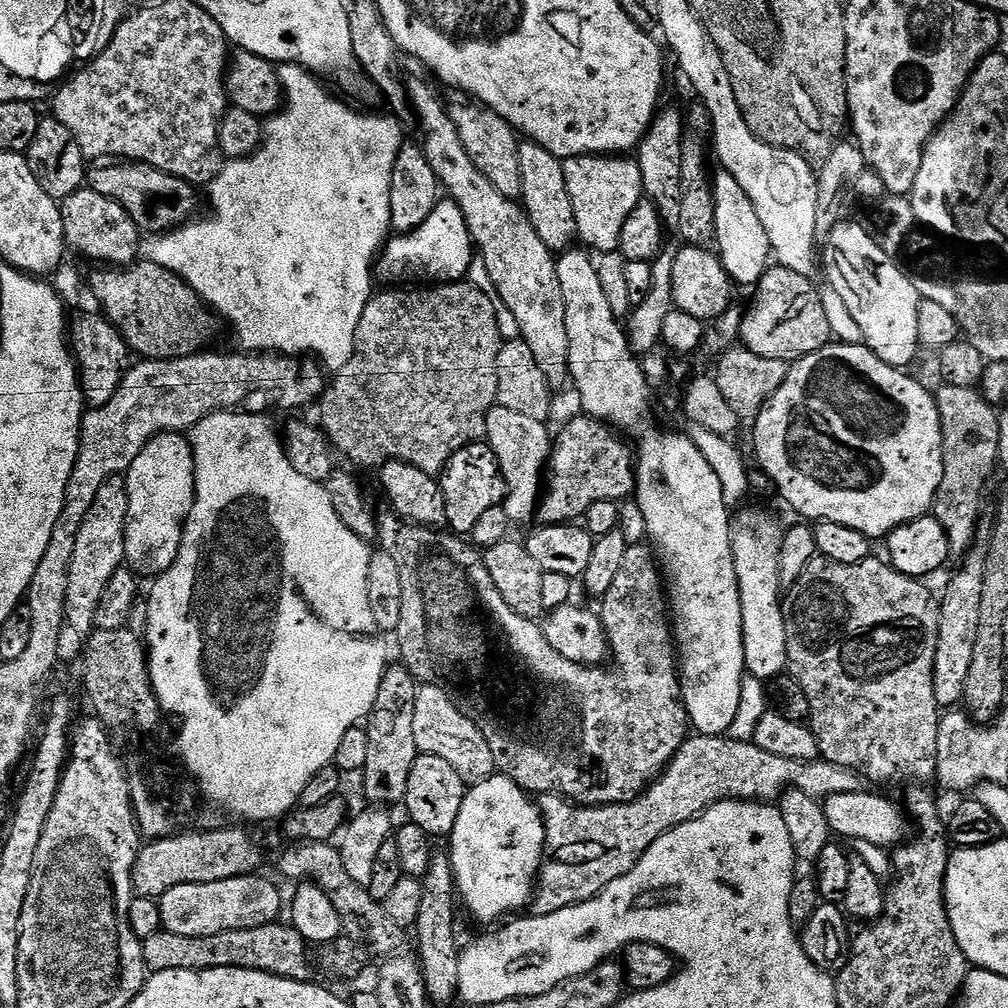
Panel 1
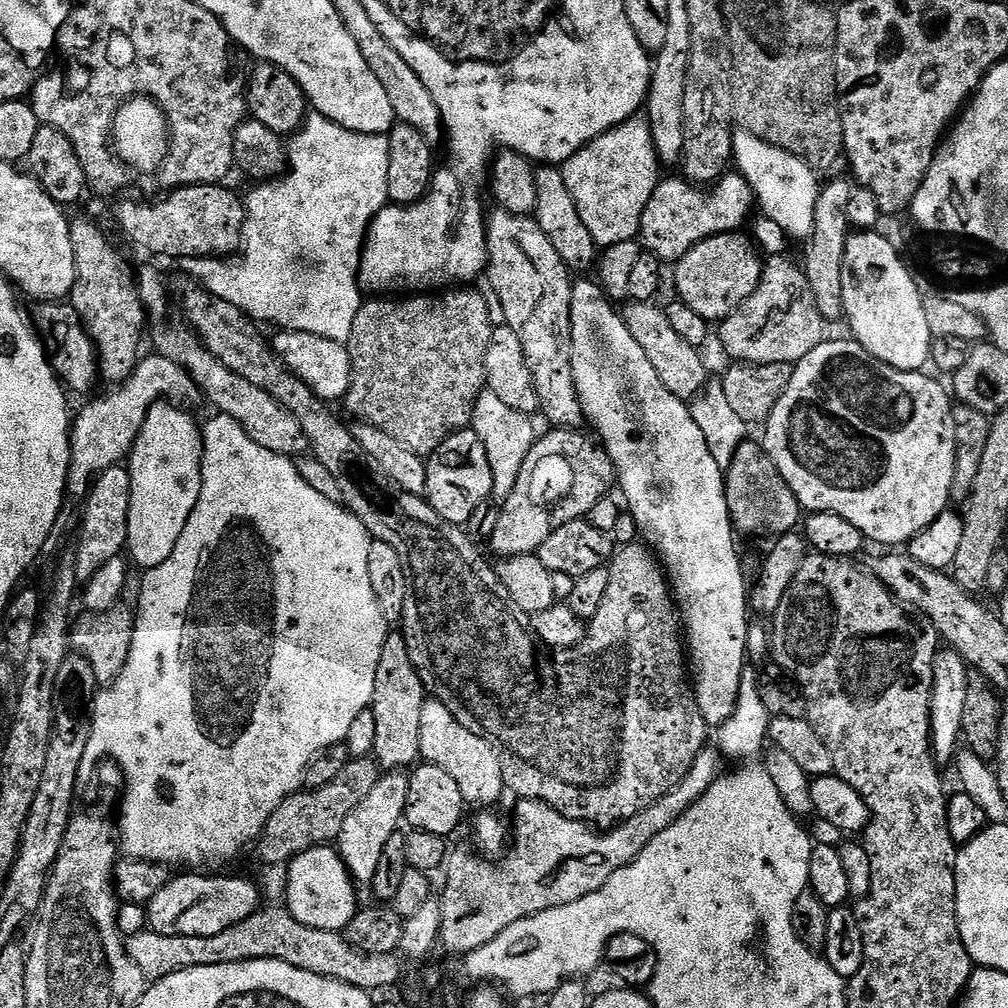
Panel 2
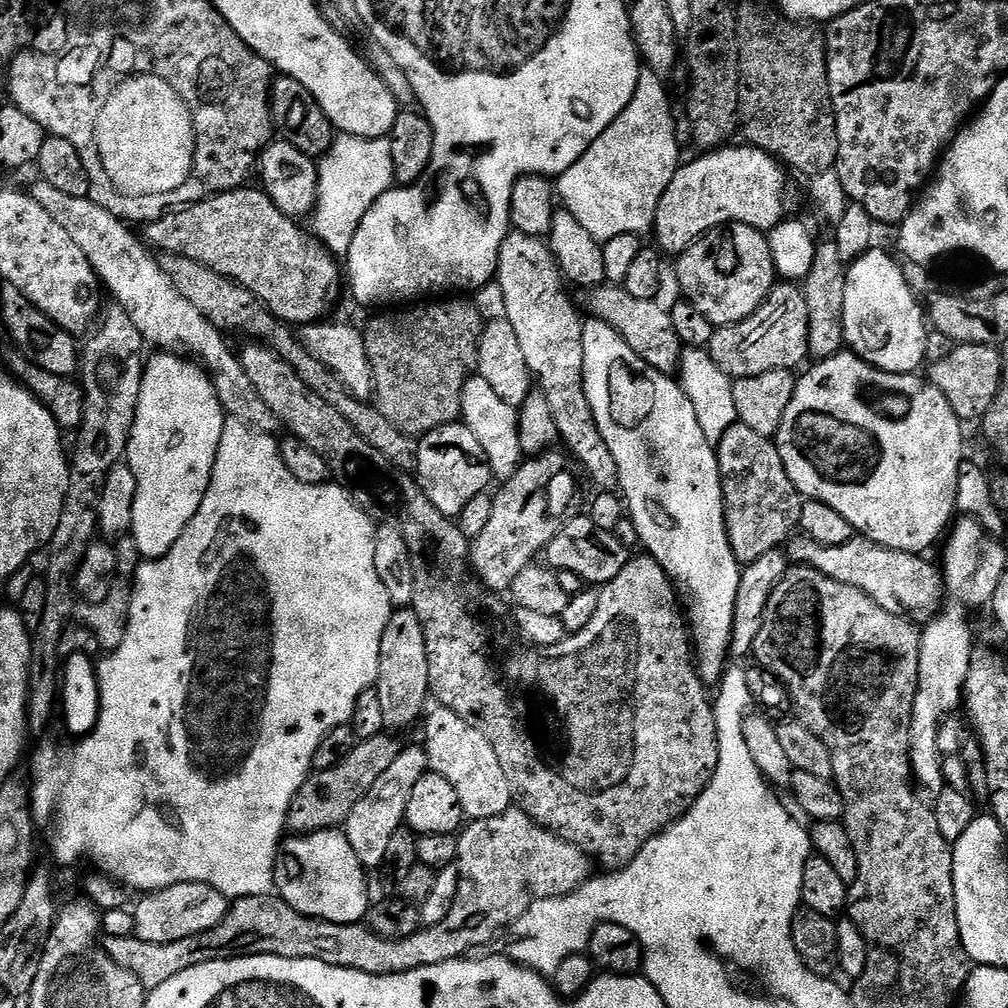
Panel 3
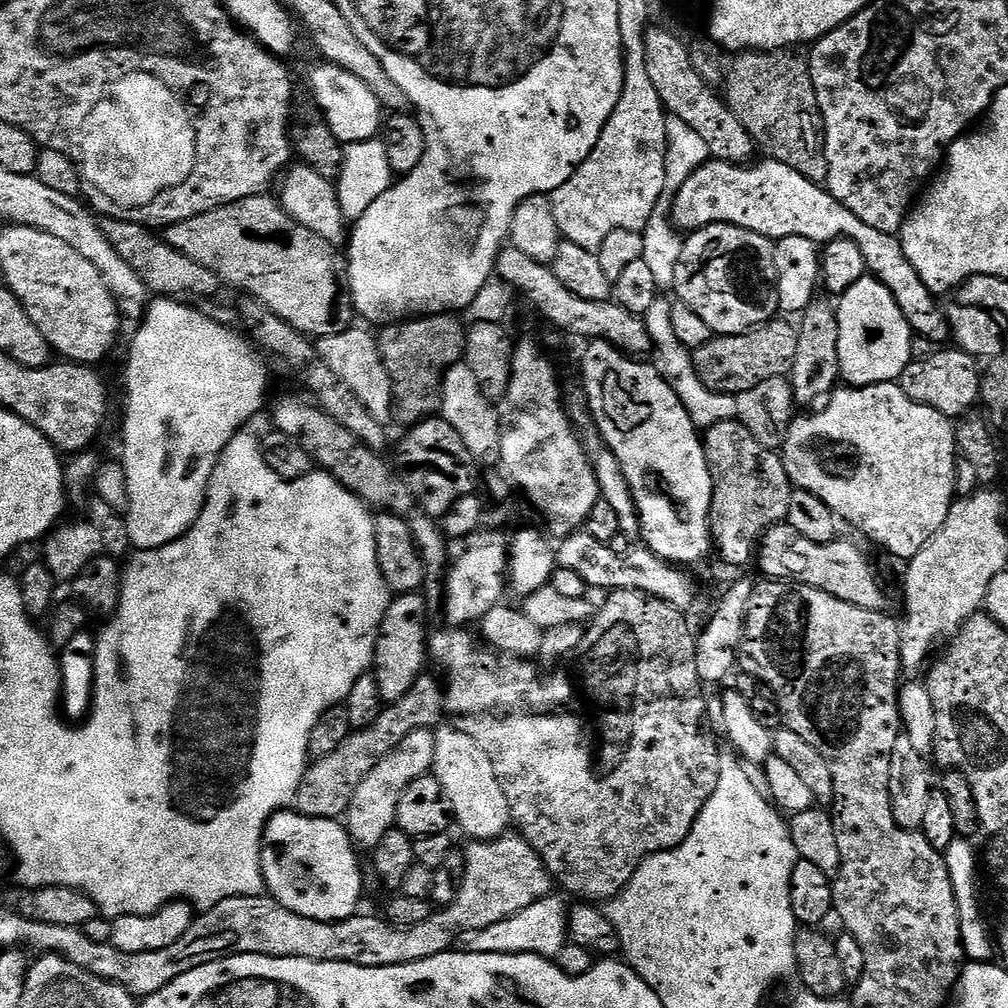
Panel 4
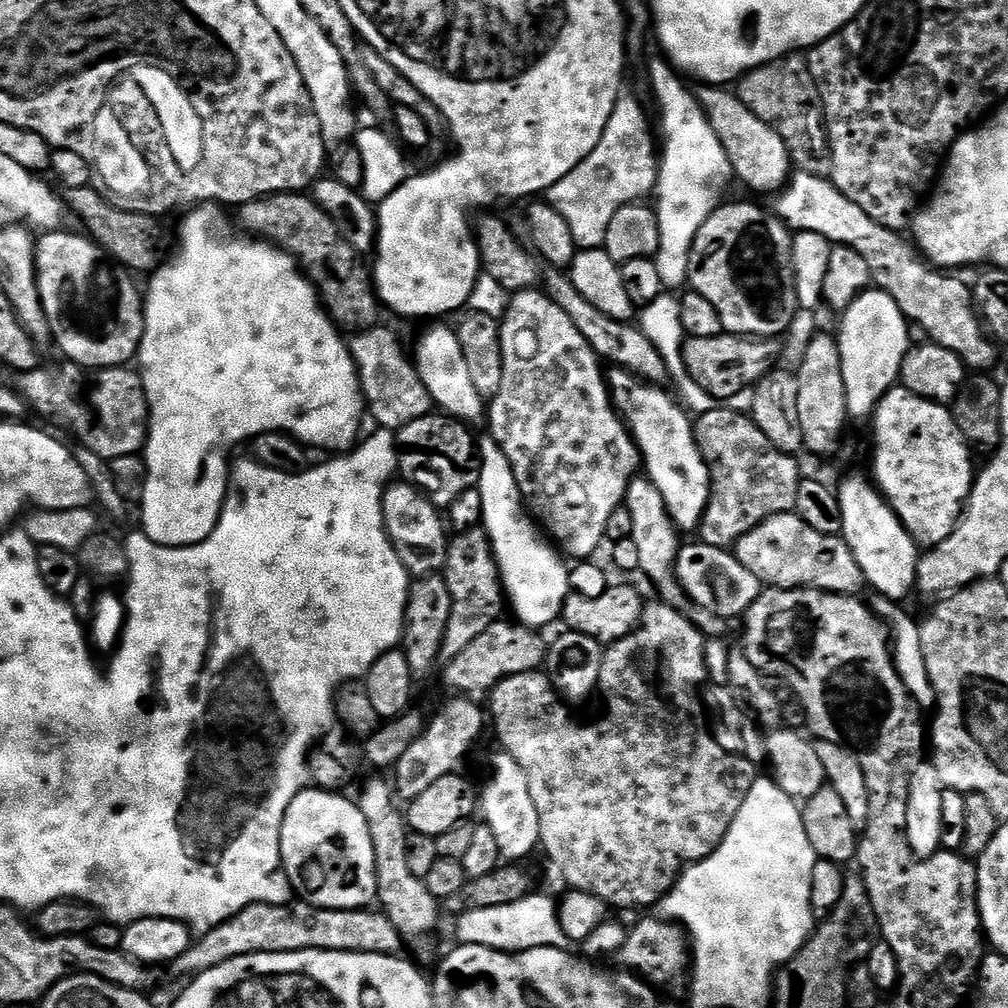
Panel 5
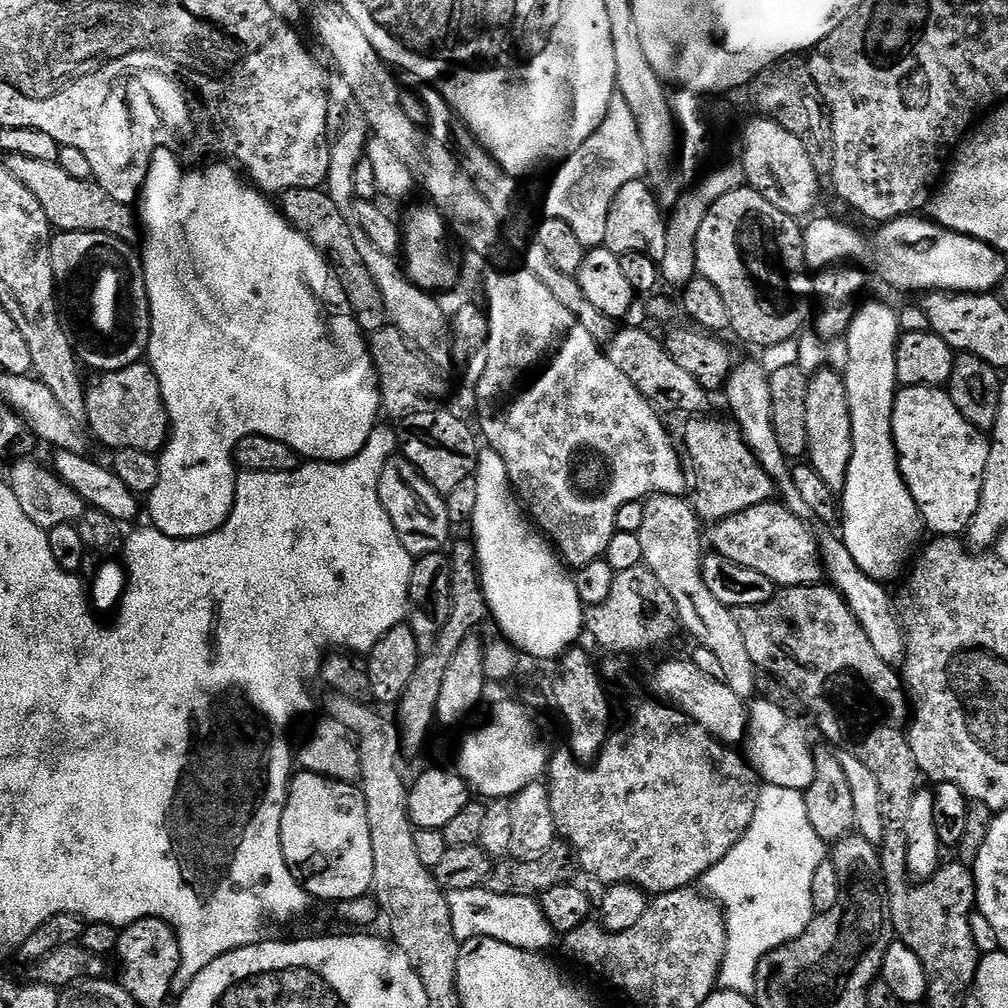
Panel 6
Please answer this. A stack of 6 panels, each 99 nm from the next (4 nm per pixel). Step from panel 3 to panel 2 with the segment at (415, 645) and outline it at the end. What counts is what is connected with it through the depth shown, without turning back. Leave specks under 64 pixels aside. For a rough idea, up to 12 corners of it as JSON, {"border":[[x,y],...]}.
{"border":[[403,638],[389,639],[370,705],[374,759],[421,759],[426,681]]}

